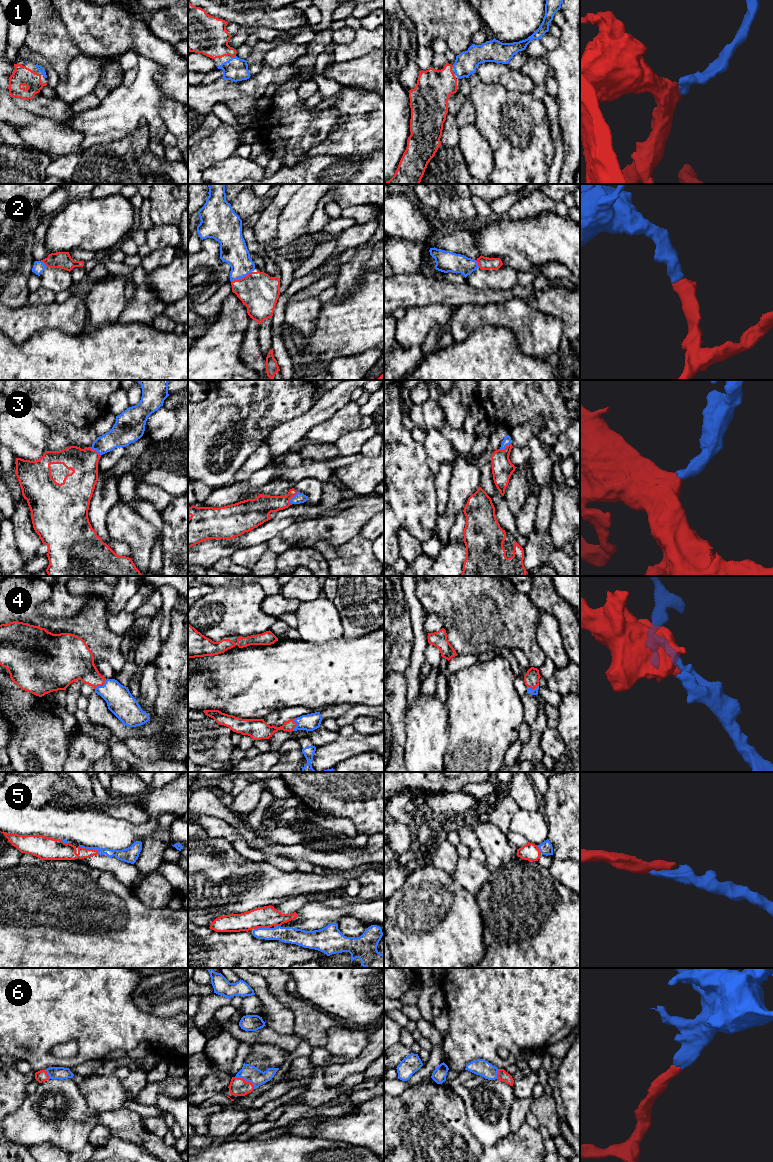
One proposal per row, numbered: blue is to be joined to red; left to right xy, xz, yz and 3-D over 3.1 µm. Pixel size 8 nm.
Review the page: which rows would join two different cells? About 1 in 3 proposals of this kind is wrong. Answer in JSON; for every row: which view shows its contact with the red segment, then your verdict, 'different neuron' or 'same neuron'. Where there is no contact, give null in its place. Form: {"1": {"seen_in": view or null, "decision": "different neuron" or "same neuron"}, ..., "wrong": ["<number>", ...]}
{"1": {"seen_in": "xz", "decision": "same neuron"}, "2": {"seen_in": "xz", "decision": "same neuron"}, "3": {"seen_in": "xz", "decision": "same neuron"}, "4": {"seen_in": "xy", "decision": "same neuron"}, "5": {"seen_in": "xy", "decision": "same neuron"}, "6": {"seen_in": "xz", "decision": "same neuron"}, "wrong": []}

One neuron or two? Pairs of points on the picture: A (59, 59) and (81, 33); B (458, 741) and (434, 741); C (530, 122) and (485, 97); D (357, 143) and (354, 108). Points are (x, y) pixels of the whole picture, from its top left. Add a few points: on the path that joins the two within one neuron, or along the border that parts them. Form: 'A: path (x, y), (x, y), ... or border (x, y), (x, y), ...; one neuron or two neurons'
A: border (61, 21), (67, 34), (80, 52); two neurons
B: border (448, 718), (449, 741), (442, 761); two neurons
C: path (519, 122), (512, 122), (507, 119), (496, 108); one neuron
D: path (357, 134), (357, 117); one neuron

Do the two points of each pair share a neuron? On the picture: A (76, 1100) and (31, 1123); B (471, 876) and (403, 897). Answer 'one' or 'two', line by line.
A: one
B: two

